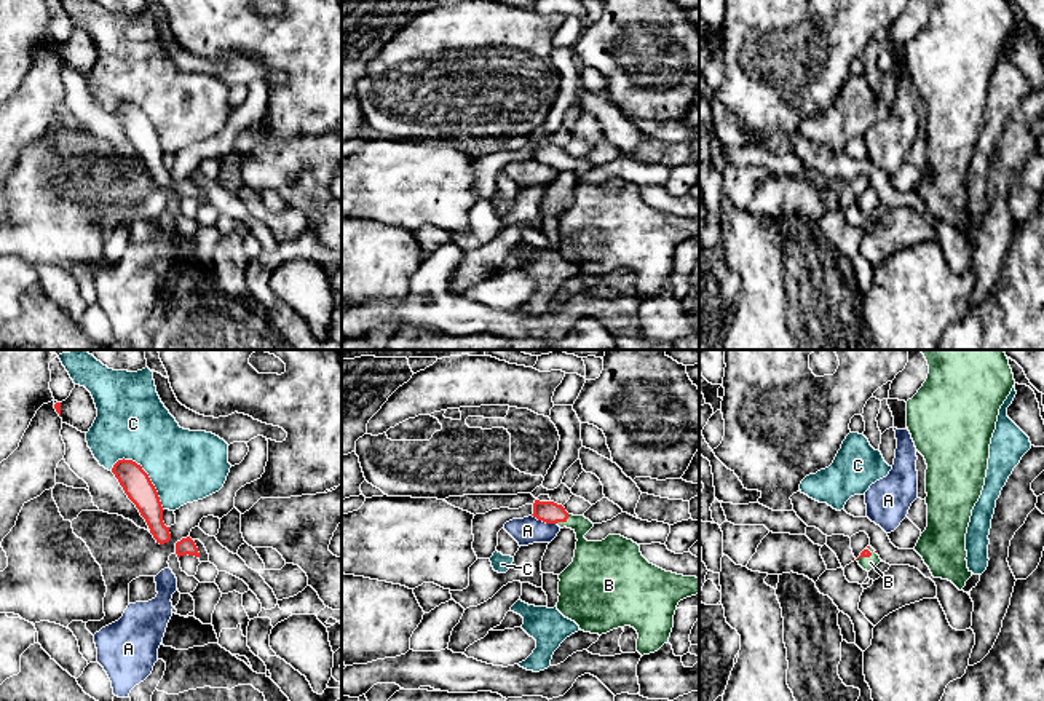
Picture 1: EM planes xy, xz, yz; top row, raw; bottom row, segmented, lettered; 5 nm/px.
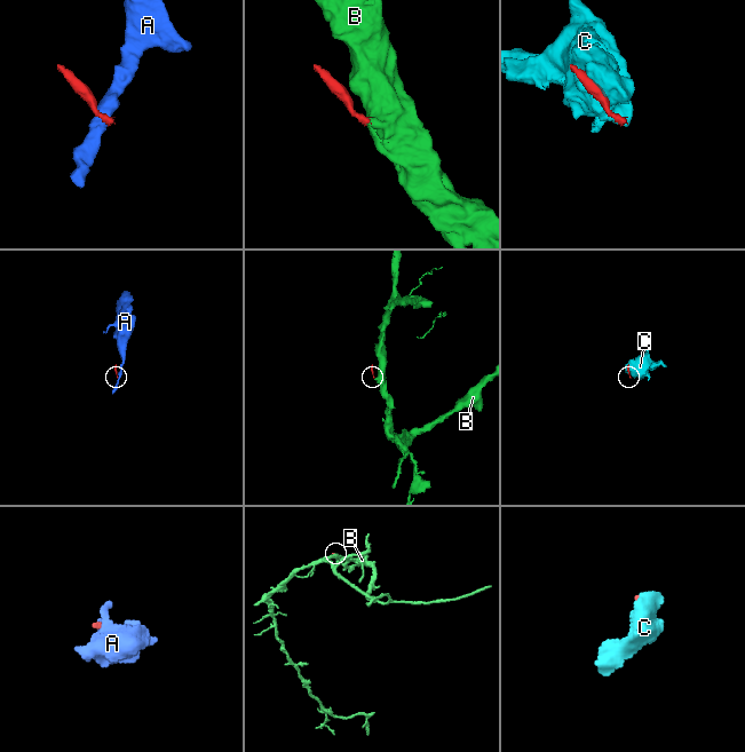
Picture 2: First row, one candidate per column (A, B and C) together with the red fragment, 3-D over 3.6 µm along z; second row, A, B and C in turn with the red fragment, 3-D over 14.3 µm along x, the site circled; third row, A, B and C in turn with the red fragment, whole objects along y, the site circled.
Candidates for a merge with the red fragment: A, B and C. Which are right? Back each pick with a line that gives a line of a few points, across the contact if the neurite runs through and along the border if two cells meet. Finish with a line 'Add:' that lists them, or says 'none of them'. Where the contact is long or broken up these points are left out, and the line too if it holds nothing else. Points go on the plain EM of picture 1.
B: xz (548, 154), (562, 163), (580, 173), (593, 201)
Add: B

